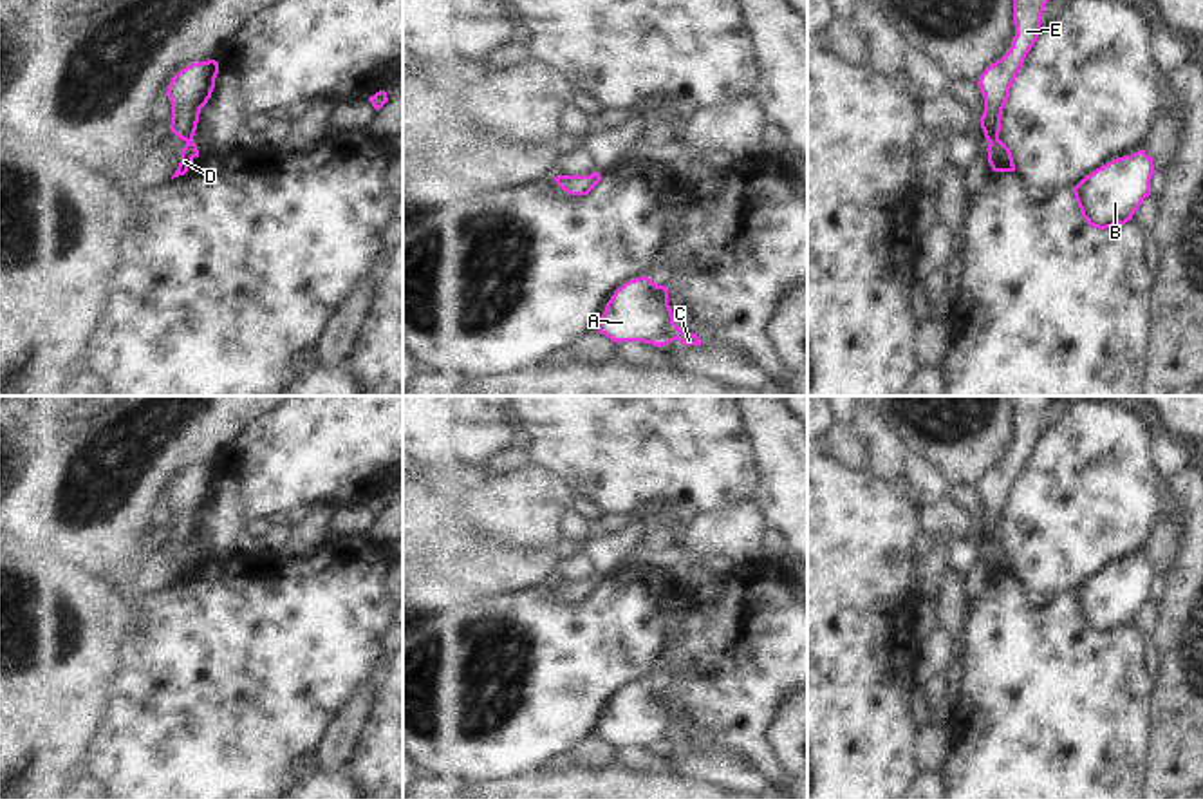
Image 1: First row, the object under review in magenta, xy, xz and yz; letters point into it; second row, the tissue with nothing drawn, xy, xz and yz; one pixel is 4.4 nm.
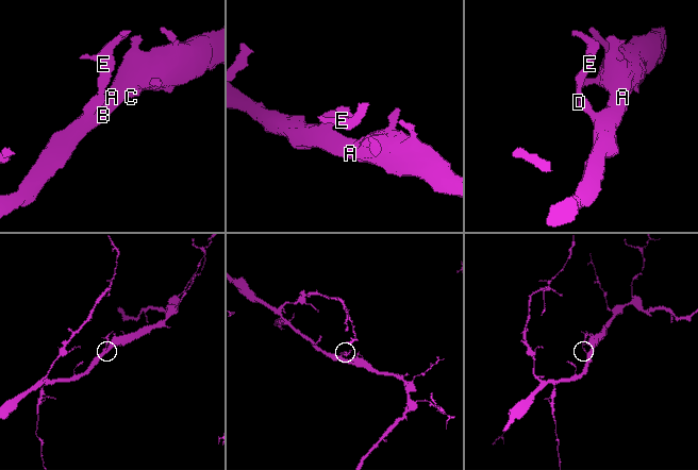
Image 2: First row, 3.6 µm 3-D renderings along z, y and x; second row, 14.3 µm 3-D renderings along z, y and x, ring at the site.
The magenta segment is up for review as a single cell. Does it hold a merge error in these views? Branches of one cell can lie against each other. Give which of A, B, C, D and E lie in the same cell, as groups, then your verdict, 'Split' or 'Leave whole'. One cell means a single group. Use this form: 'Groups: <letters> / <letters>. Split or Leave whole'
Groups: A B C D E. Leave whole.

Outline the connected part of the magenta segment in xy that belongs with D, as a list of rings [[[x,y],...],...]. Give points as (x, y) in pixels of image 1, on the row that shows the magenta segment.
[[[197,61],[181,69],[168,85],[168,98],[172,103],[170,130],[186,143],[181,152],[181,163],[172,179],[184,175],[193,159],[199,157],[193,136],[200,108],[208,103],[215,89],[217,74],[219,61]]]

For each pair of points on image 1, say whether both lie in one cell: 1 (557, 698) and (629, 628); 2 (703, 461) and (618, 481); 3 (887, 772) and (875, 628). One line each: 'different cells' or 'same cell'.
1: same cell
2: same cell
3: same cell

